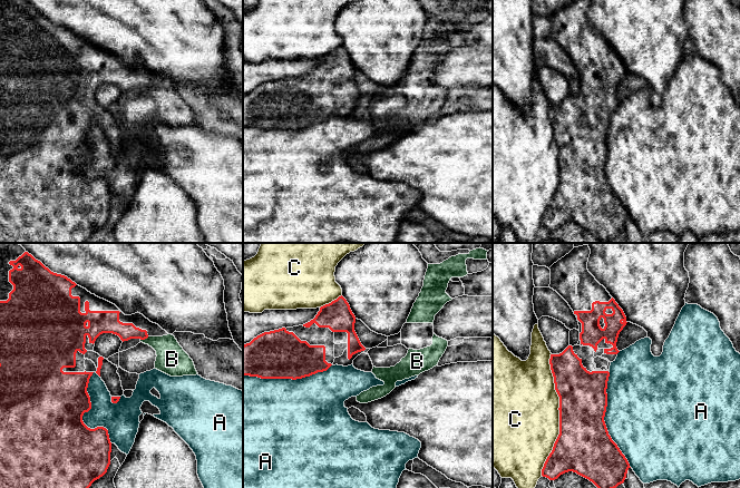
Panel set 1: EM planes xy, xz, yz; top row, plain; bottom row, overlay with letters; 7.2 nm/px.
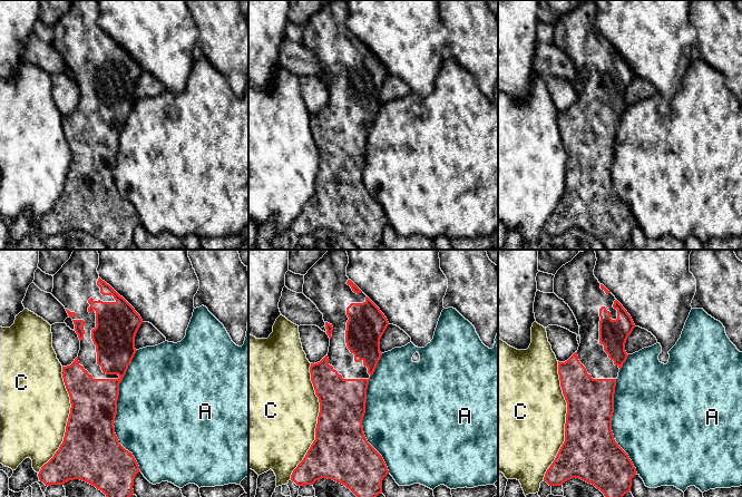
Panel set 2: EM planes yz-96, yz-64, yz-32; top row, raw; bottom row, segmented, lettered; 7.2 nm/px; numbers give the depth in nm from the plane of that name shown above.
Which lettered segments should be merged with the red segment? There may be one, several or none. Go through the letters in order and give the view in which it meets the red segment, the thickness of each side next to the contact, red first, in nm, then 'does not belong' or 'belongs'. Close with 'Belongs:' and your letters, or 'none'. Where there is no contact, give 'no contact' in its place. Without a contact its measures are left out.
A: yz | 400/480 nm | does not belong
B: xy | 130/220 nm | does not belong
C: yz | 360/500 nm | does not belong
Belongs: none

